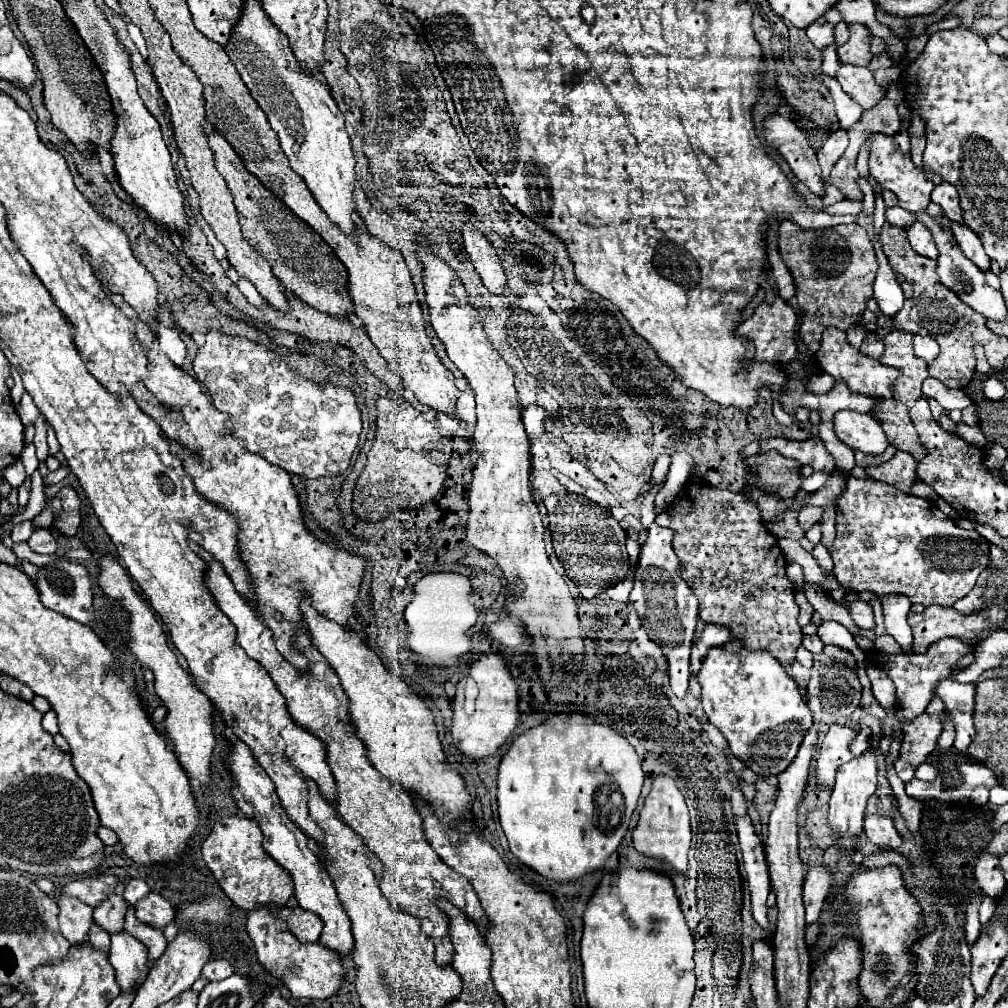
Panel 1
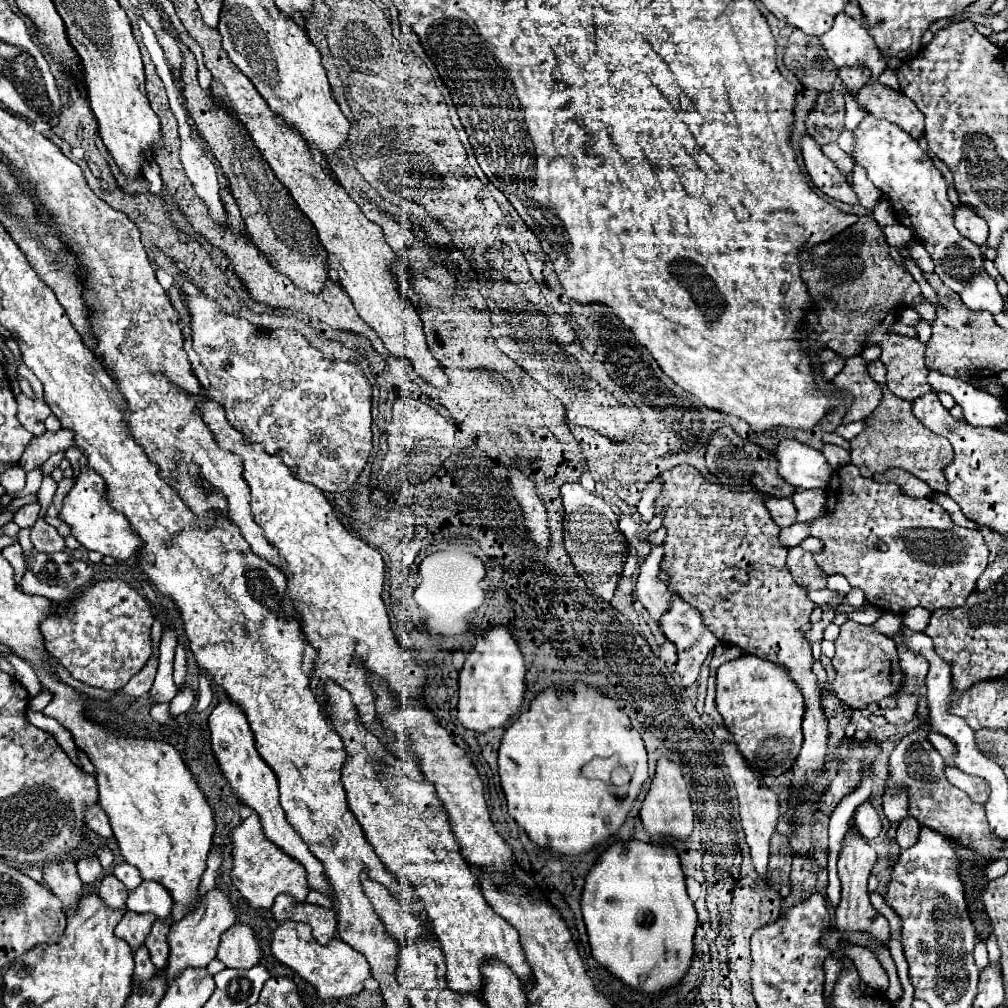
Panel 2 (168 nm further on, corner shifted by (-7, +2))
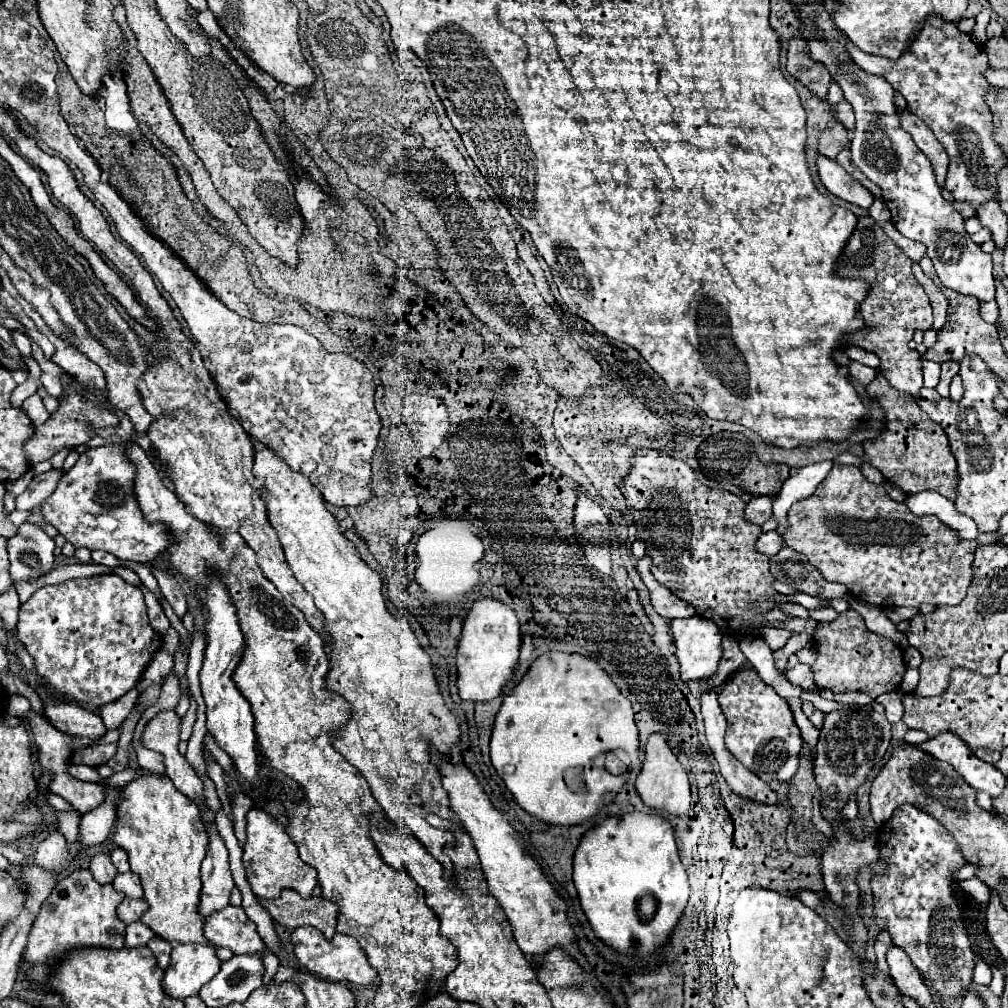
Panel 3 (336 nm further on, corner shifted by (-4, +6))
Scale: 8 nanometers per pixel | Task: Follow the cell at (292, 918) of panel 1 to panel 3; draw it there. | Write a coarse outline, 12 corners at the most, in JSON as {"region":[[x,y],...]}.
{"region":[[285,889],[259,903],[285,928],[313,926],[333,938],[337,904]]}

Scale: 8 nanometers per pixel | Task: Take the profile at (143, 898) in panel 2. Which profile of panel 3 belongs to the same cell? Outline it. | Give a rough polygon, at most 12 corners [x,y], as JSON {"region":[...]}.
{"region":[[135,872],[117,874],[113,886],[129,898],[143,898]]}

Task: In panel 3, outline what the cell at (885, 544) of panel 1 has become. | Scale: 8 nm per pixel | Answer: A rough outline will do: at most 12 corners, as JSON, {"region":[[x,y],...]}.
{"region":[[857,466],[795,502],[785,546],[883,610],[955,606],[975,540]]}

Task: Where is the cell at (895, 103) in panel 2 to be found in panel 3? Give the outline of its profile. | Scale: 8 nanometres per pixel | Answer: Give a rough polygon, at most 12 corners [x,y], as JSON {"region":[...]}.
{"region":[[899,112],[901,126],[931,160],[937,184],[945,186],[945,148],[915,114]]}

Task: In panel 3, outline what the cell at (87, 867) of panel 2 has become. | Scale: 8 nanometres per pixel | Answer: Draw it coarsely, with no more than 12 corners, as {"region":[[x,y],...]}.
{"region":[[55,810],[57,830],[71,846],[79,836],[81,814]]}

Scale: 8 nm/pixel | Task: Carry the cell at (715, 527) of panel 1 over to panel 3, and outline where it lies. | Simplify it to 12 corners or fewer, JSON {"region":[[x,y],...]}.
{"region":[[649,448],[621,492],[655,580],[725,634],[787,620],[739,496]]}

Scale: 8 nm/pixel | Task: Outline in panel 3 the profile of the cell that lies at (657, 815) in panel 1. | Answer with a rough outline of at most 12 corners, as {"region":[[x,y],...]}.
{"region":[[653,732],[635,788],[655,812],[689,810],[689,776]]}

